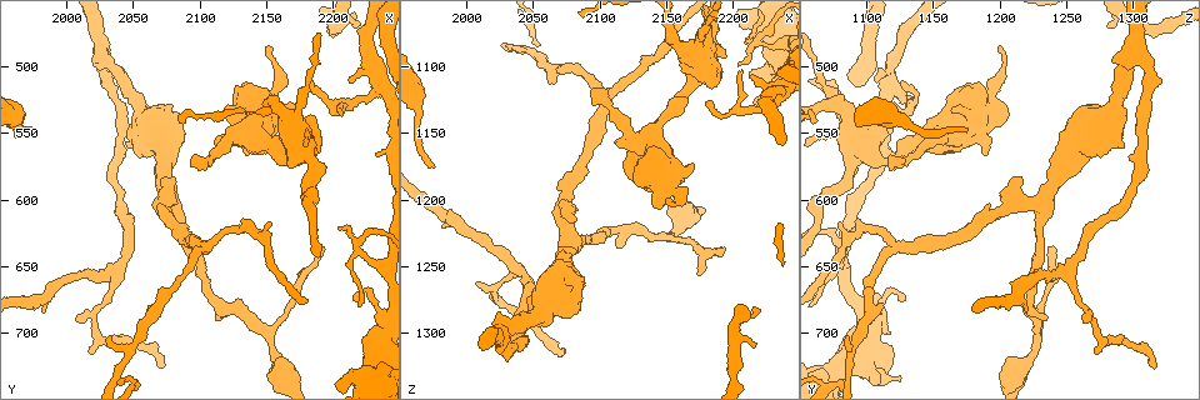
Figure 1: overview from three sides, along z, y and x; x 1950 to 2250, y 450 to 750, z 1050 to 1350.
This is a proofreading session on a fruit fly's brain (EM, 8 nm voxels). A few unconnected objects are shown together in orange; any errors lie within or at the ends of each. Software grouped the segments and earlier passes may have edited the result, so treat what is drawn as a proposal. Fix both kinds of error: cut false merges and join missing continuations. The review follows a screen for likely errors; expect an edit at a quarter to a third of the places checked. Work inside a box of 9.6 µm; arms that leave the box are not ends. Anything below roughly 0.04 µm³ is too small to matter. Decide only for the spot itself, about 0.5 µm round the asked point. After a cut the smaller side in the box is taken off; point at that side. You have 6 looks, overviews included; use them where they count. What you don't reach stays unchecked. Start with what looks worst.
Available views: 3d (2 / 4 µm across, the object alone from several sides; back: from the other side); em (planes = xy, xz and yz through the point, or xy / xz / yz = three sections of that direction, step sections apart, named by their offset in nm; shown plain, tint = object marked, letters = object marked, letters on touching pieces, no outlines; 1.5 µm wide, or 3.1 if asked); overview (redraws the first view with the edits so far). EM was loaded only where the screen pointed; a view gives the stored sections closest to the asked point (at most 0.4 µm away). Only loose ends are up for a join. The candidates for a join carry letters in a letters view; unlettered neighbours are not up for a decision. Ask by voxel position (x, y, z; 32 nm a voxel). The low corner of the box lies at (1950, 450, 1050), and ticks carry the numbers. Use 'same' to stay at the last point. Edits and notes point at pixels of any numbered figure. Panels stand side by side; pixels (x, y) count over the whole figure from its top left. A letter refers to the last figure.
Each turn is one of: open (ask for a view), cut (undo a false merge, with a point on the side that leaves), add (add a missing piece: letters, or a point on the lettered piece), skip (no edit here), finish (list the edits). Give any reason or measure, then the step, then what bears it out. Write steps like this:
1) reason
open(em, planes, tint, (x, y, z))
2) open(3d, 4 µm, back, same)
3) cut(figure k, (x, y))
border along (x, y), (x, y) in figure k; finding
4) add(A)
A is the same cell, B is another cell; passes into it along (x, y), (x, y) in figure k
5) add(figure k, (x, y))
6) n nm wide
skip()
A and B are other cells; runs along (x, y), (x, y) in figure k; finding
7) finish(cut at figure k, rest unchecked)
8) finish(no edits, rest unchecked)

end of a long branch
open(3d, 4 µm, back, (1976, 548, 1176))

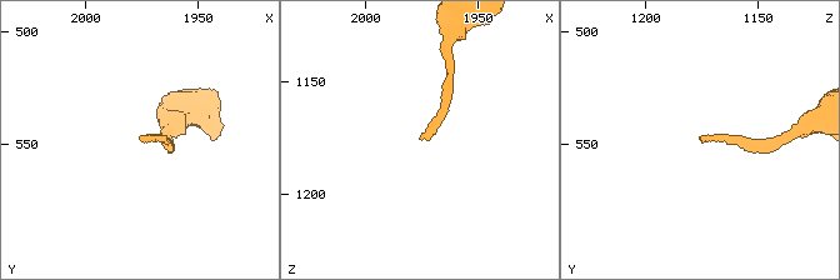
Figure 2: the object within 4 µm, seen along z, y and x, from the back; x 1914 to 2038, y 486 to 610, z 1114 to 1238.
open(em, planes, letters, (1977, 549, 1175))

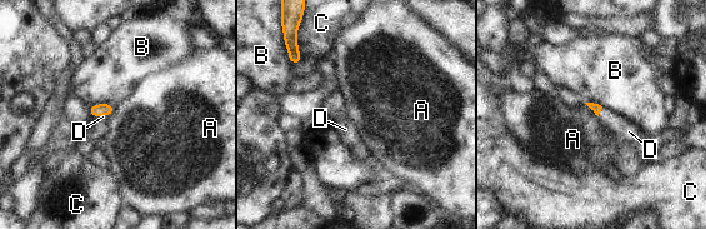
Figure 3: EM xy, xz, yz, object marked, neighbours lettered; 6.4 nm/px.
add(D)
D is the same cell, A, B and C are other cells; passes into it along (596, 108), (600, 110), (629, 132) in figure 3; it goes on there

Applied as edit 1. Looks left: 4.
free end
open(3d, 4 µm, (2212, 512, 1106))

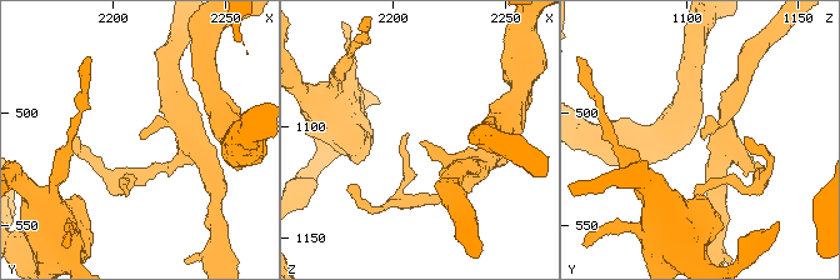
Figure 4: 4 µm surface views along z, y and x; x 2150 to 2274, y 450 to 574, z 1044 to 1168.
open(em, planes, letters, (2212, 510, 1108))

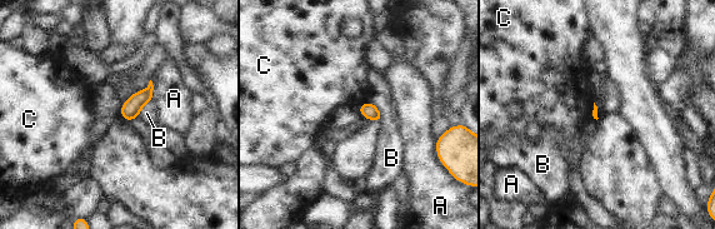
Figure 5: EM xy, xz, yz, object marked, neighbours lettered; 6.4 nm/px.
skip()
A, B and C are other cells; border along (369, 100), (356, 106) in figure 5; none of them fits

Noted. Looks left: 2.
open(3d, 2 µm, (2220, 644, 1084))

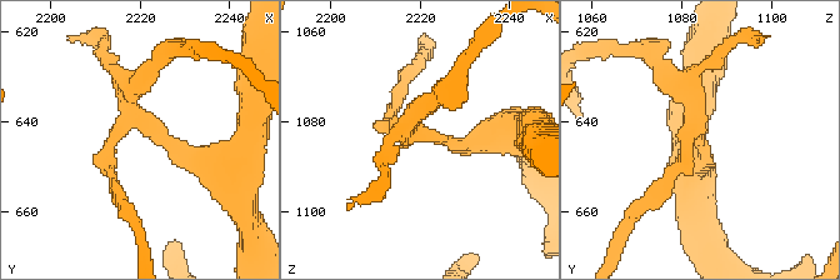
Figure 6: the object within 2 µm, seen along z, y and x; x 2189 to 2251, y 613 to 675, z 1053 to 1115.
need the tissue
open(em, planes, letters, (2222, 643, 1084))

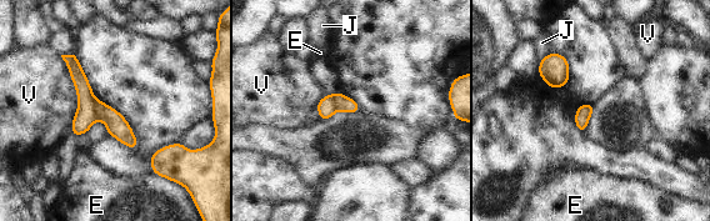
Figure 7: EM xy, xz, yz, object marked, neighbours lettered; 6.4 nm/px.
cut(figure 7, (85, 116))
E, J and V are other cells; a second neuron is stuck on

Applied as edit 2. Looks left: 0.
finish(add at figure 3, cut at figure 7, rest unchecked)

